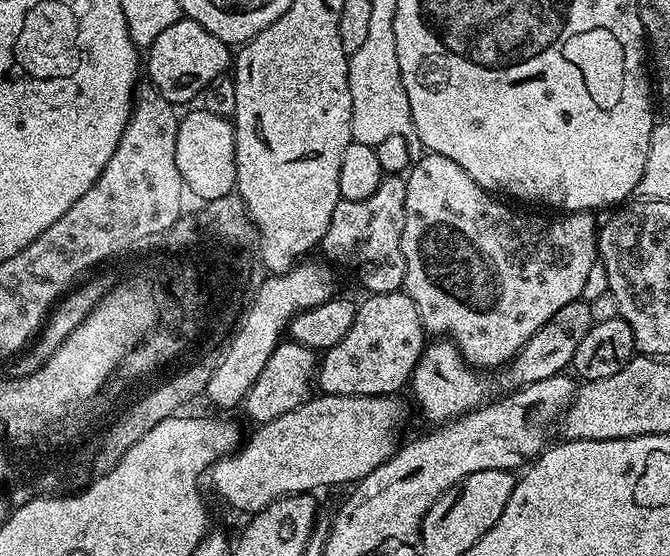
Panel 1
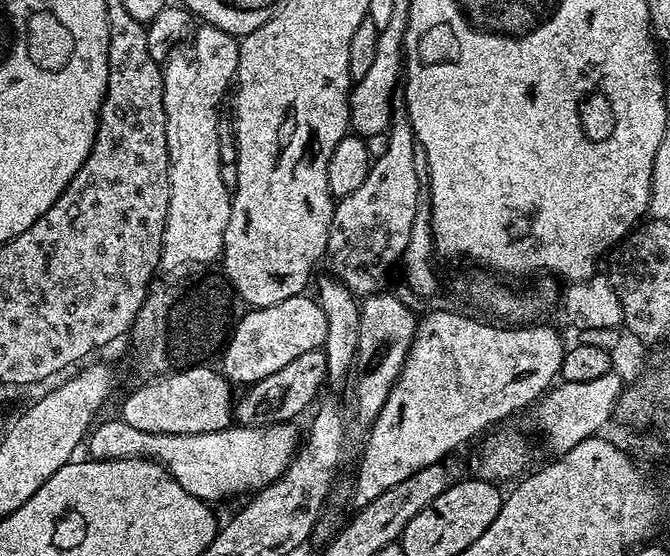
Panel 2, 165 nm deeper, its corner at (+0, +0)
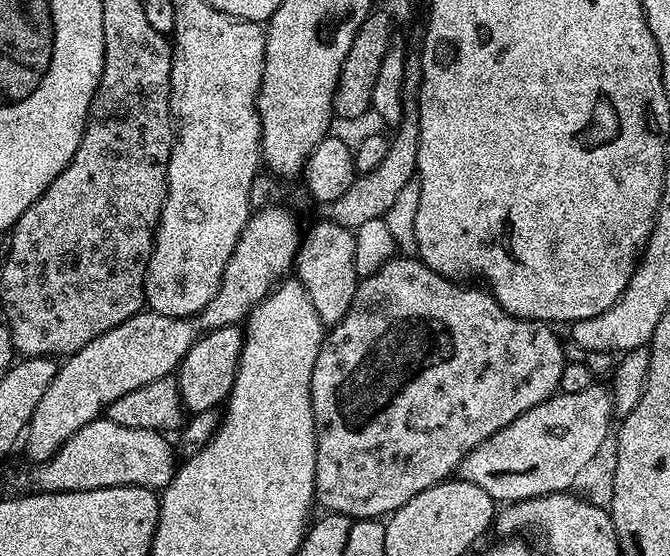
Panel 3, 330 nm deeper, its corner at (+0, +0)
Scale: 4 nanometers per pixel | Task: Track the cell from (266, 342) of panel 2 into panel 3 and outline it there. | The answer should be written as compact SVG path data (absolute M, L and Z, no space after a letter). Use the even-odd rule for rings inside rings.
M237 325L222 326L218 330L208 332L190 346L190 350L182 359L178 369L180 386L180 403L189 413L210 410L223 405L232 393L236 368L240 365L240 355L244 349L244 334Z

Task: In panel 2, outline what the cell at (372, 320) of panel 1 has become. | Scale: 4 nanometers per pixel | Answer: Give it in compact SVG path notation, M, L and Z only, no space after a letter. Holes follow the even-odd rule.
M323 351L301 354L299 358L294 358L287 366L282 366L282 370L270 374L270 378L262 378L256 384L249 384L239 393L234 404L234 420L240 426L263 426L265 424L286 424L295 421L295 416L300 416L304 412L304 407L315 398L320 392L320 387L325 387L328 378L328 367Z

